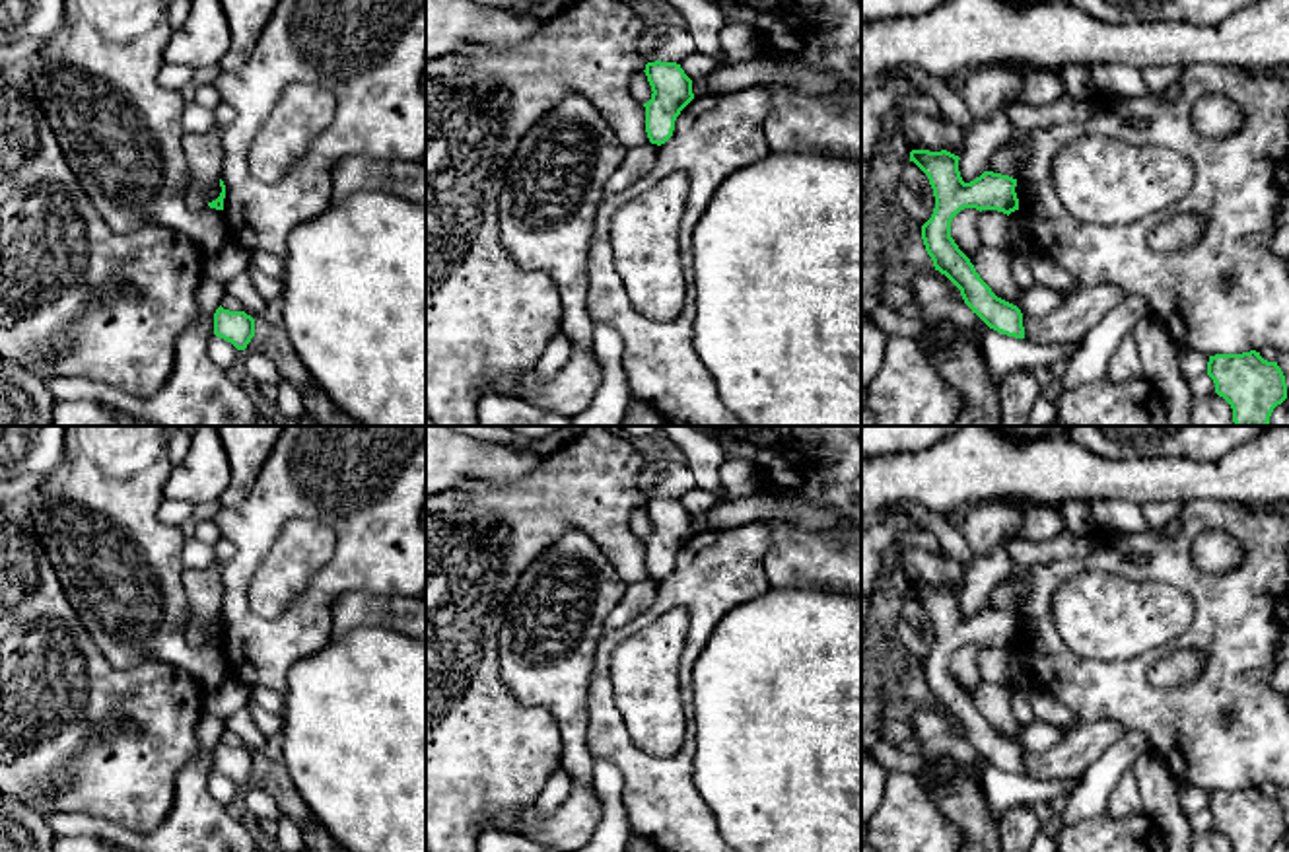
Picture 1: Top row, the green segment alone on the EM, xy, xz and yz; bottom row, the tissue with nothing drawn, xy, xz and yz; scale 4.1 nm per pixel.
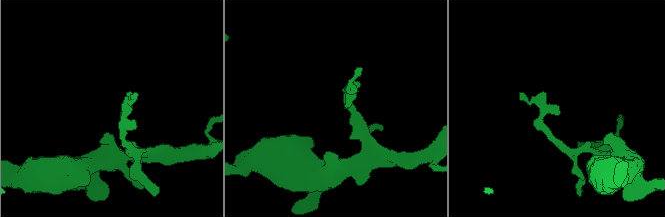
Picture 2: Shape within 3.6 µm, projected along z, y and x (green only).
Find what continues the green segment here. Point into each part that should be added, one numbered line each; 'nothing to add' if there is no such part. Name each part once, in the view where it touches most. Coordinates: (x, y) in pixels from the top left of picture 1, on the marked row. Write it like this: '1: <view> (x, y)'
nothing to add

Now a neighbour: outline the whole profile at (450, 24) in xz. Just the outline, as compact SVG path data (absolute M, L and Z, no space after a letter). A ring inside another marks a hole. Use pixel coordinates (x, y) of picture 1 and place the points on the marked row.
M426 0L426 62L472 43L515 47L544 21L470 0Z

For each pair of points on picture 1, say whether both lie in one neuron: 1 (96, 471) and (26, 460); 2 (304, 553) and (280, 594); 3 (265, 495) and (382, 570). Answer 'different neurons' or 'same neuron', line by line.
1: different neurons
2: same neuron
3: same neuron

